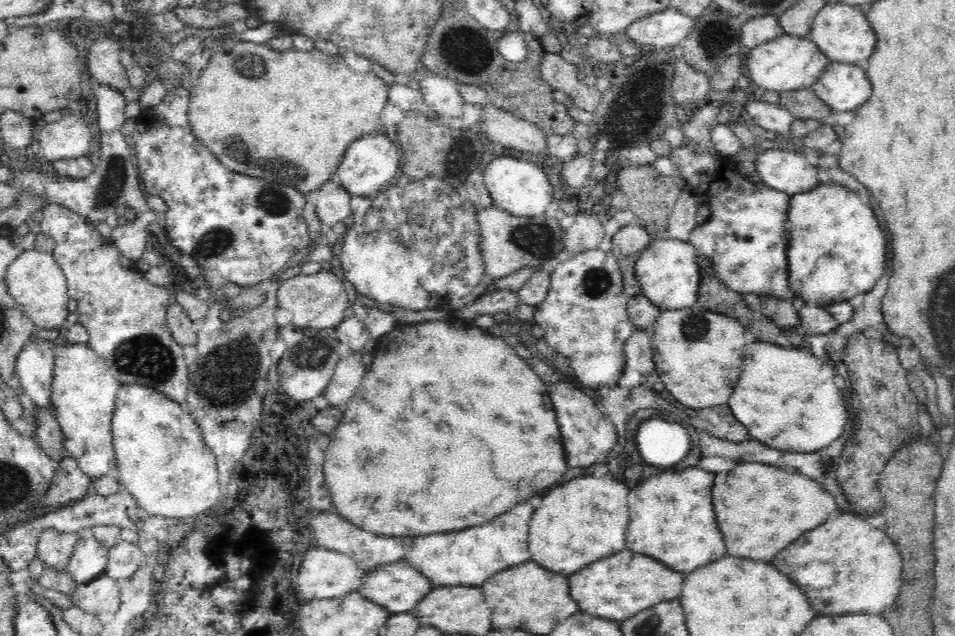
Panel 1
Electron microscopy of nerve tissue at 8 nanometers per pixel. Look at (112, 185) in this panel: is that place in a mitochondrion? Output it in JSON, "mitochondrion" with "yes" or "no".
{"mitochondrion":"yes"}

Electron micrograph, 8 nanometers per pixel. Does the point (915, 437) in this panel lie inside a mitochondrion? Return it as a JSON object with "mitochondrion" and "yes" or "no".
{"mitochondrion":"no"}

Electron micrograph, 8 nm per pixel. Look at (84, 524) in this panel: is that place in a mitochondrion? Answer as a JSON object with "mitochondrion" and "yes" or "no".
{"mitochondrion":"no"}

